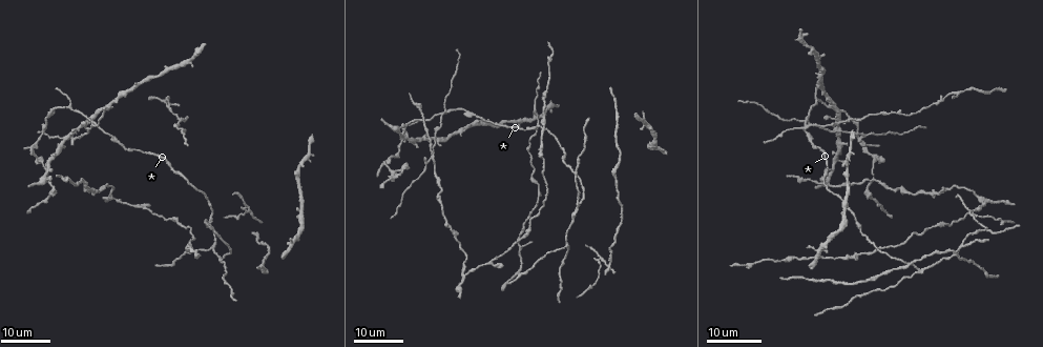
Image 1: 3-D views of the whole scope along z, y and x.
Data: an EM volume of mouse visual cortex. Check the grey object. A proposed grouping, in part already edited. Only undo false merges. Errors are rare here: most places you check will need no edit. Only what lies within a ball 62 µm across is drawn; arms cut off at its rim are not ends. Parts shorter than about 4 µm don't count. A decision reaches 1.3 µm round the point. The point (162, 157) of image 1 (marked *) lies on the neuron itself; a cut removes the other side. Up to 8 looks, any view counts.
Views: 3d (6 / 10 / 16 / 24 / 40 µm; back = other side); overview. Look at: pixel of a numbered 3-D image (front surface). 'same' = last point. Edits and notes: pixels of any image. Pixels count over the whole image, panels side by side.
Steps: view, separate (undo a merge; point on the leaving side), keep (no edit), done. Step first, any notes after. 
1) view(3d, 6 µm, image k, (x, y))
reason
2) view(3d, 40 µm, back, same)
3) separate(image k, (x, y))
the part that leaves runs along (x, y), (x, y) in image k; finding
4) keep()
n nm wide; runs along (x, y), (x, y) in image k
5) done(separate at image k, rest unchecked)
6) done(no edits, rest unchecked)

view(3d, 24 µm, image 1, (444, 110))
looks like a crossing

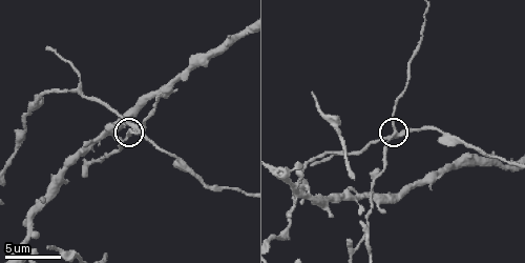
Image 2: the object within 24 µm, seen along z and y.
view(3d, 6 µm, image 2, (393, 133))

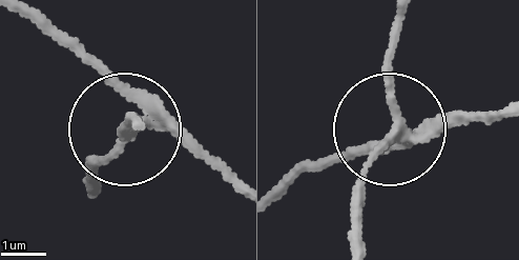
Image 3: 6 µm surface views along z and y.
separate(image 3, (100, 157))
the part that leaves runs along (409, 134), (371, 167), (356, 235) in image 3; a second neuron is stuck on

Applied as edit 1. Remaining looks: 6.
view(3d, 10 µm, image 2, (77, 89))
branch point

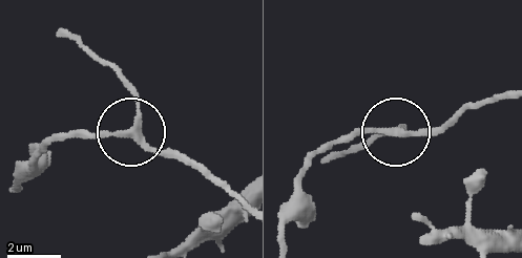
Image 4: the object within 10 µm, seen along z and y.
keep()
210 nm wide; runs along (241, 207), (180, 157), (140, 138), (140, 99), (121, 73) in image 4; one neuron here

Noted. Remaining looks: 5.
view(3d, 16 µm, image 1, (463, 276))
three arms meet

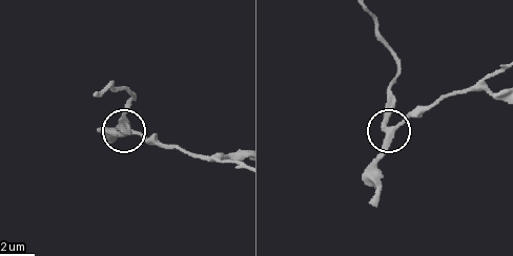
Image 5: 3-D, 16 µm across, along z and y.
view(3d, 6 µm, image 5, (395, 130))

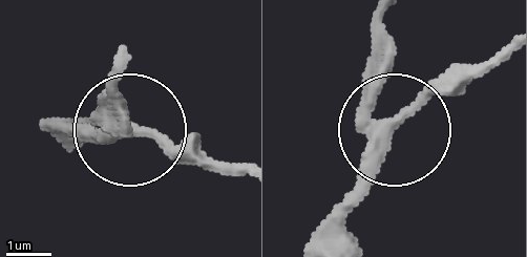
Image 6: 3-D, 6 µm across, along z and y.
keep()
all the same neuron

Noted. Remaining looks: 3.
view(3d, 24 µm, image 1, (224, 260))
branch point

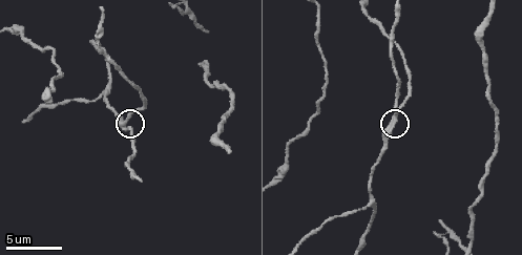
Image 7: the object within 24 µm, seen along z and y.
view(3d, 6 µm, image 7, (128, 126))

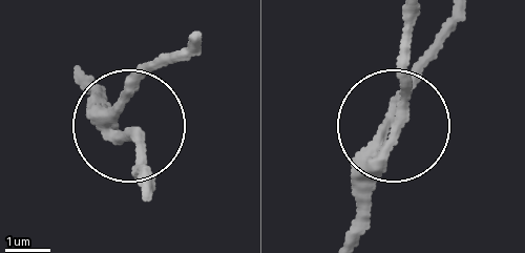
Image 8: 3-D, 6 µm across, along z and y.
keep()
260 nm wide; runs along (193, 38), (129, 102), (141, 192) in image 8; continuous, no second neuron

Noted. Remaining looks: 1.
done(separate at image 3, rest unchecked)

